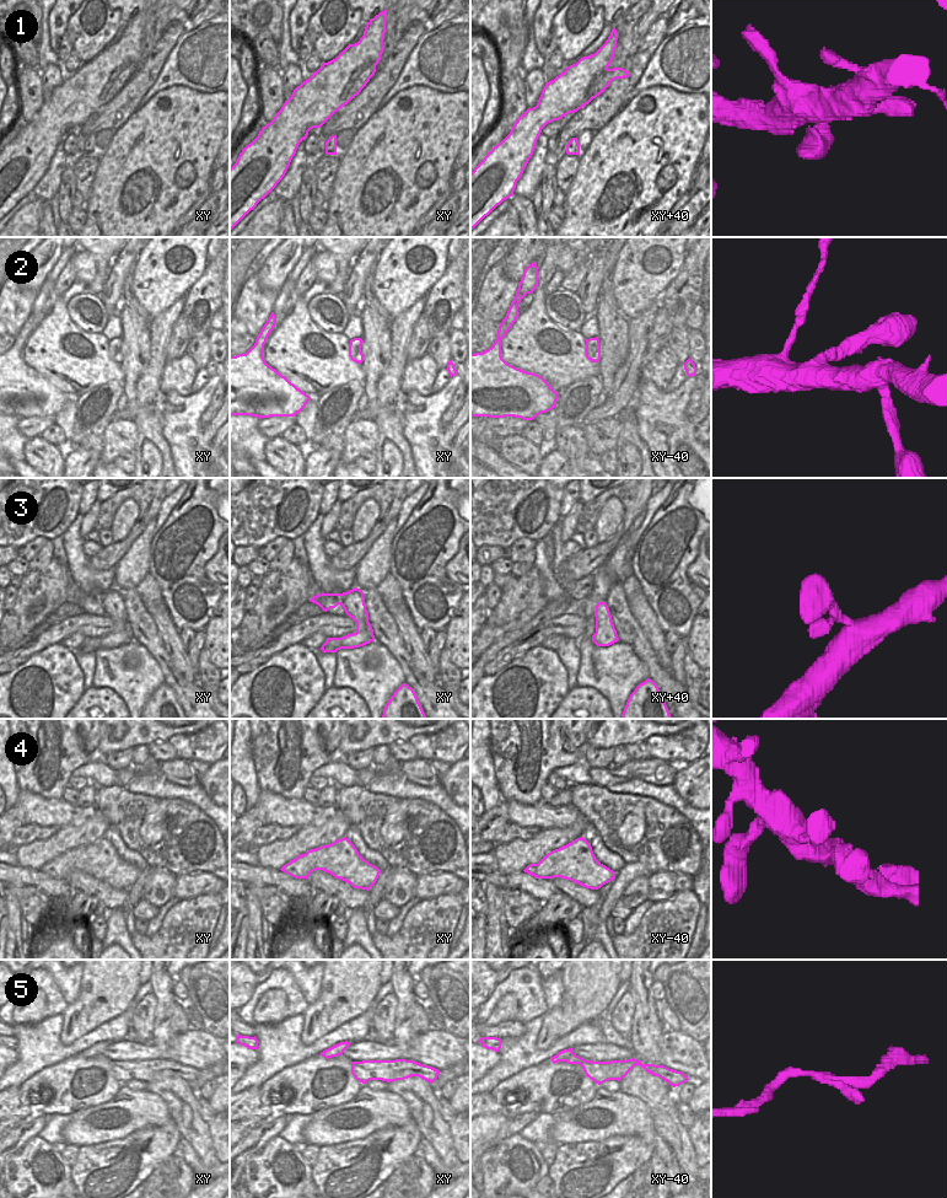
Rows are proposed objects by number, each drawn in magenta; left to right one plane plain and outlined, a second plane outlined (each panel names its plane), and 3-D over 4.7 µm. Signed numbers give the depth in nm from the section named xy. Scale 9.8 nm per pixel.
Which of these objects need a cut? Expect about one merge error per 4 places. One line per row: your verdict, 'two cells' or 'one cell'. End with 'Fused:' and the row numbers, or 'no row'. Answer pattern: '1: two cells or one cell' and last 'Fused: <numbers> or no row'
1: one cell
2: one cell
3: one cell
4: one cell
5: one cell
Fused: no row

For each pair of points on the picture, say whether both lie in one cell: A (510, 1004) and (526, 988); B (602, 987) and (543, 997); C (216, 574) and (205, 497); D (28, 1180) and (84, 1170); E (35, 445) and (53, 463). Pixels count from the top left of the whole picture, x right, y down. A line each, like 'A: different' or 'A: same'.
A: different
B: different
C: different
D: different
E: same

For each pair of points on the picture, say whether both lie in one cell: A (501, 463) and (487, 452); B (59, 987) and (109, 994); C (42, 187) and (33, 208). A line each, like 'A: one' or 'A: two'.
A: one
B: two
C: two

